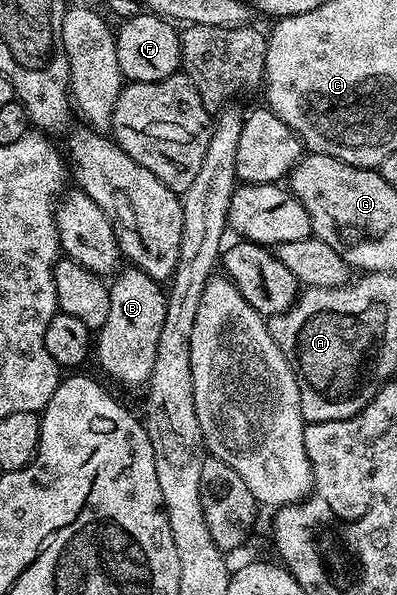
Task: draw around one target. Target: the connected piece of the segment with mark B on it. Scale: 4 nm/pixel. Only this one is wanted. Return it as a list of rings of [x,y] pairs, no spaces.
[[[138,267],[126,268],[117,271],[111,281],[108,290],[110,314],[106,314],[106,322],[95,337],[94,356],[100,359],[101,370],[110,379],[128,388],[143,389],[154,370],[154,356],[158,354],[162,322],[166,322],[168,298],[161,281],[150,278],[150,274]]]

